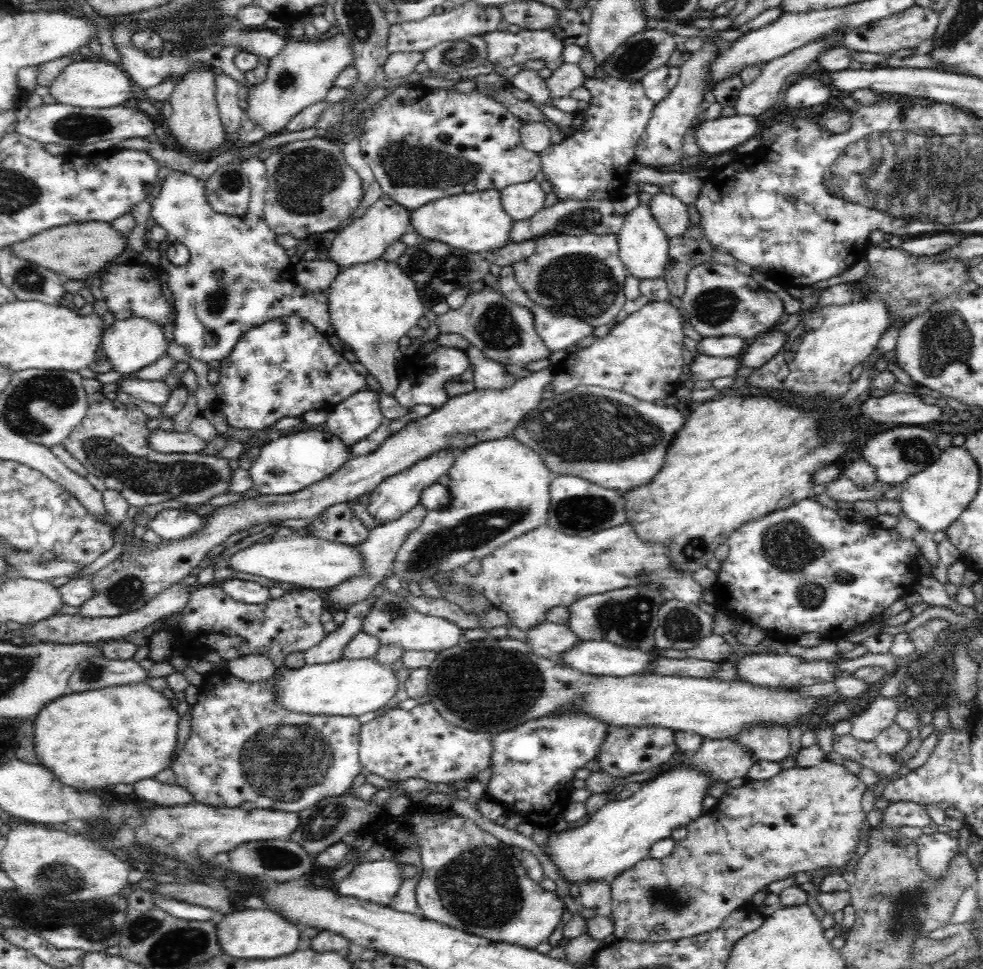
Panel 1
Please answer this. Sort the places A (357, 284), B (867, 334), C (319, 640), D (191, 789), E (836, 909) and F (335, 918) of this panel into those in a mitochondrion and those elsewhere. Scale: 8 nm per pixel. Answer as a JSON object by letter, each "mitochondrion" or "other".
{"A":"other","B":"other","C":"other","D":"other","E":"other","F":"other"}

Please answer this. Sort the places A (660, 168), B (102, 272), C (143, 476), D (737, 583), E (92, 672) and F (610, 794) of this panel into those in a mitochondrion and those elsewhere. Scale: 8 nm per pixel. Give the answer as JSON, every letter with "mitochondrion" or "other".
{"A":"other","B":"other","C":"mitochondrion","D":"other","E":"mitochondrion","F":"other"}

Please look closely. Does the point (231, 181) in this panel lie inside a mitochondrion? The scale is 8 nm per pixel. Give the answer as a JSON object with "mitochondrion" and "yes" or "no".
{"mitochondrion":"yes"}

